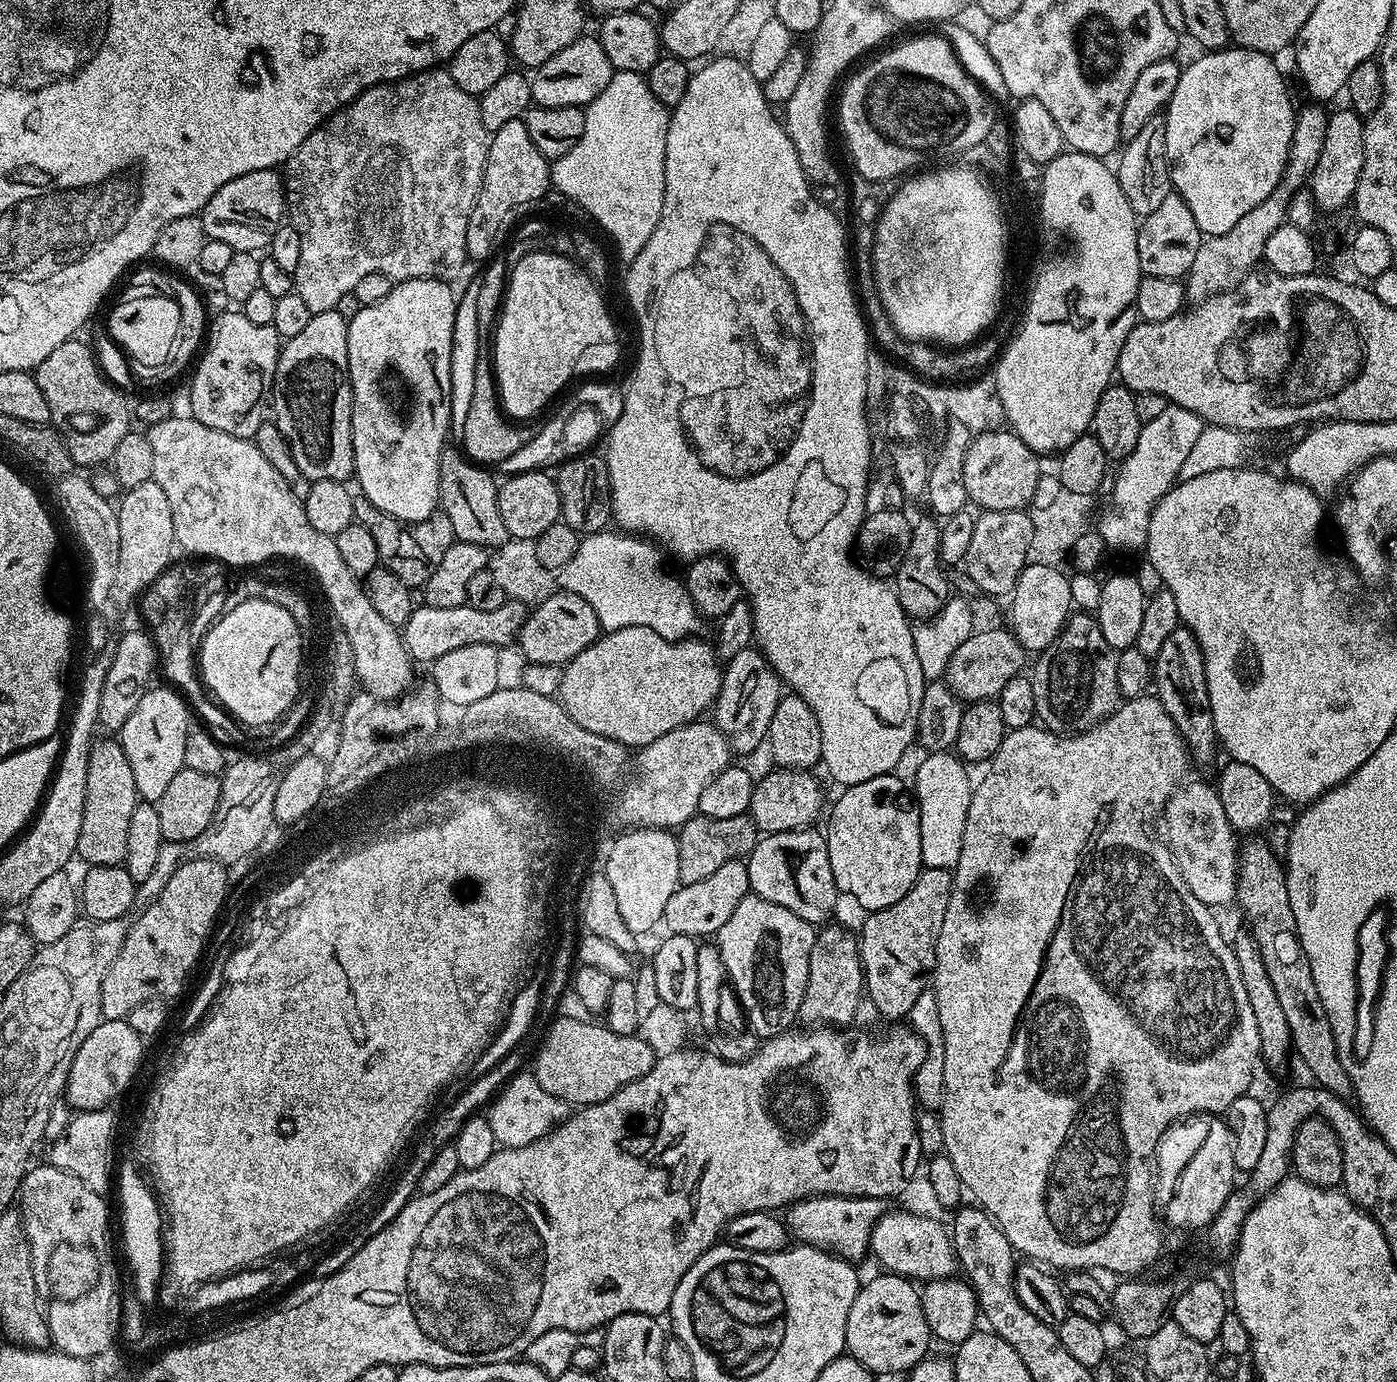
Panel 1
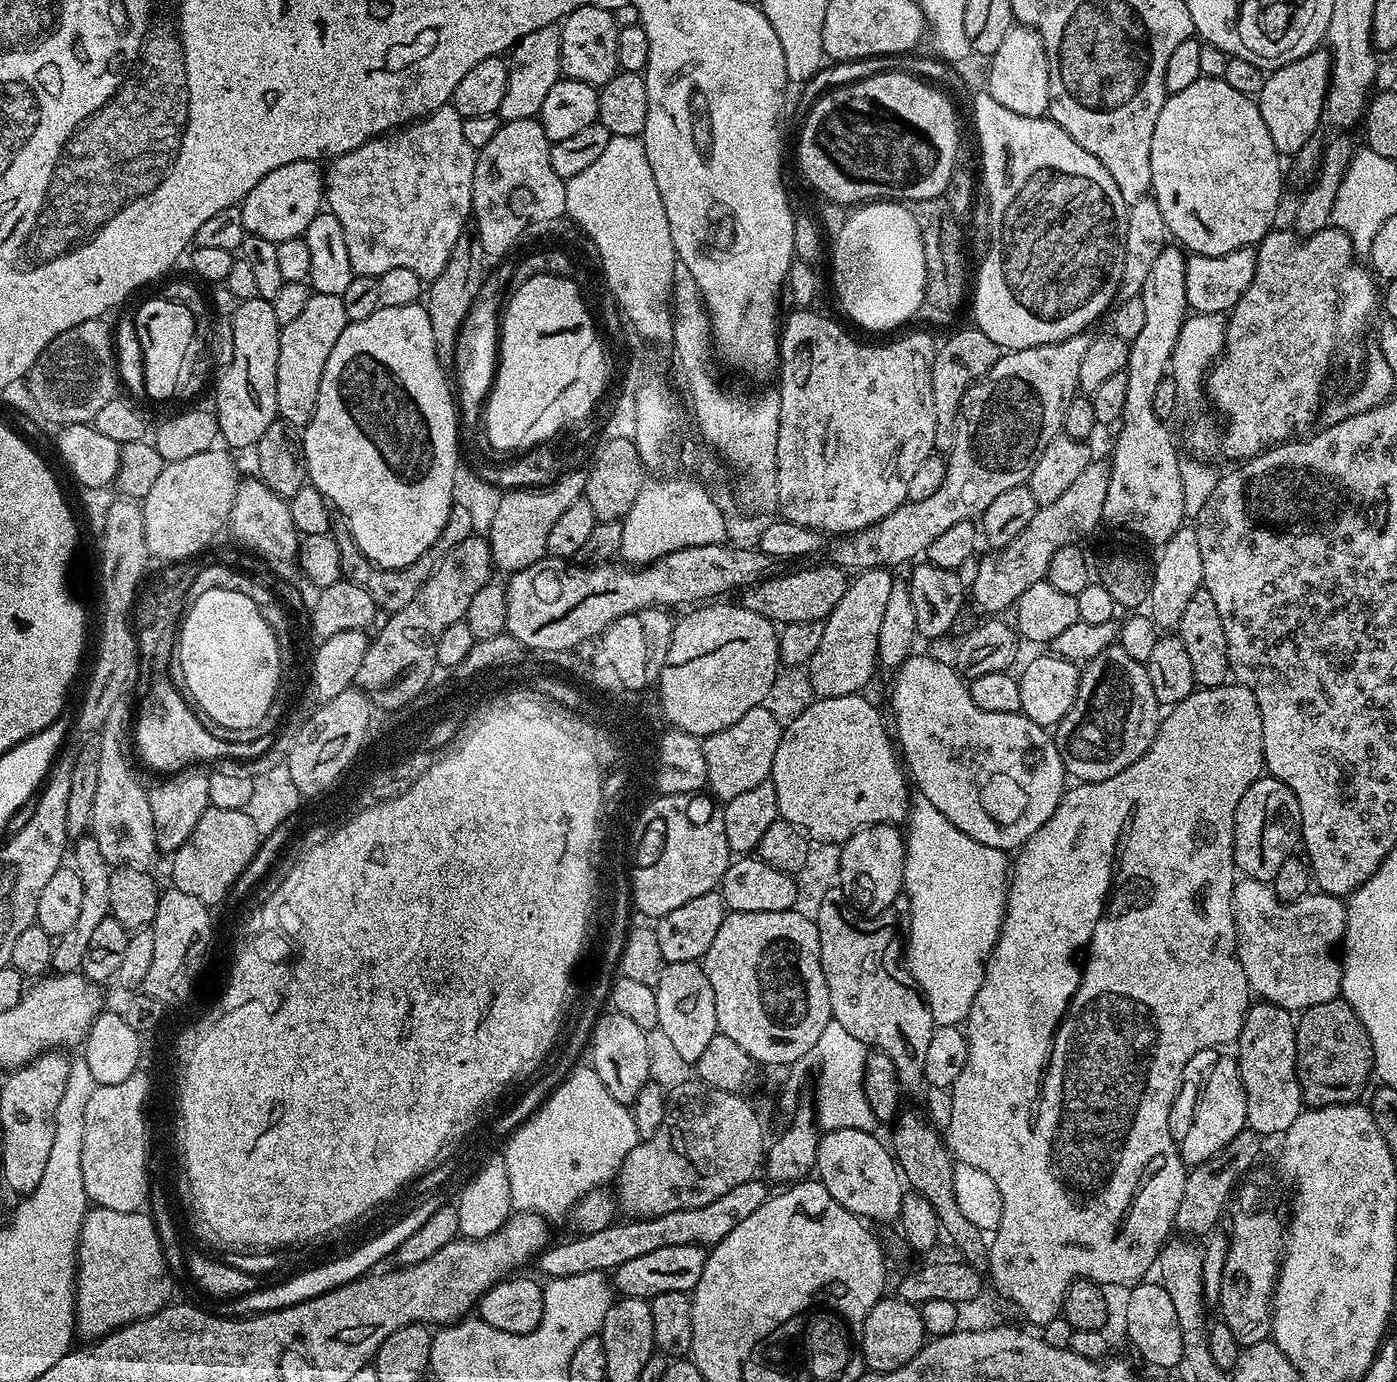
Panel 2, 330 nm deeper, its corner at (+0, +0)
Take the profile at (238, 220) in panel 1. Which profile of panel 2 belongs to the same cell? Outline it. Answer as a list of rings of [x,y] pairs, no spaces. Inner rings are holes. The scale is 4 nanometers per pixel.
[[[299,160],[290,162],[290,166],[270,170],[270,174],[266,174],[266,178],[262,178],[262,182],[258,182],[250,194],[246,194],[239,210],[247,235],[266,238],[278,245],[290,238],[303,237],[306,226],[314,222],[325,200],[321,165],[315,160]]]

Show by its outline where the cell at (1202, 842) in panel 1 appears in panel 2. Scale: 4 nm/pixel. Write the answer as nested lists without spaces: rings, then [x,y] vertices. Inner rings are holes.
[[[1237,879],[1232,887],[1232,913],[1234,914],[1234,926],[1236,927],[1236,953],[1242,962],[1242,970],[1248,979],[1249,989],[1256,992],[1261,1001],[1284,1008],[1293,1014],[1299,1014],[1310,1006],[1318,1006],[1318,1002],[1330,1002],[1340,996],[1340,983],[1342,982],[1342,941],[1344,938],[1344,914],[1346,904],[1339,896],[1329,896],[1327,892],[1313,891],[1306,896],[1299,896],[1297,900],[1280,900],[1274,894],[1271,883],[1262,880]]]

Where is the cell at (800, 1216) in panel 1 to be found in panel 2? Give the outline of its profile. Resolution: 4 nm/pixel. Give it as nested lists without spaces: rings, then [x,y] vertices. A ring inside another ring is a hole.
[[[753,1178],[734,1186],[734,1190],[690,1210],[670,1210],[670,1214],[645,1216],[643,1218],[624,1218],[602,1230],[576,1234],[573,1240],[553,1243],[544,1249],[538,1257],[540,1268],[548,1278],[566,1278],[570,1274],[590,1274],[591,1272],[611,1273],[622,1262],[631,1262],[633,1258],[642,1258],[653,1250],[663,1250],[666,1246],[714,1246],[743,1222],[749,1214],[754,1214],[762,1202],[770,1195],[769,1185],[763,1179]],[[761,1180],[761,1181],[760,1181]],[[764,1184],[765,1185],[764,1185]],[[556,1244],[556,1245],[555,1245]]]

